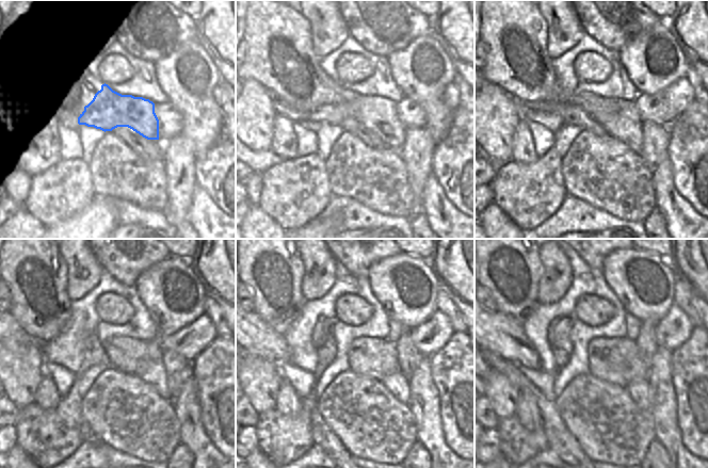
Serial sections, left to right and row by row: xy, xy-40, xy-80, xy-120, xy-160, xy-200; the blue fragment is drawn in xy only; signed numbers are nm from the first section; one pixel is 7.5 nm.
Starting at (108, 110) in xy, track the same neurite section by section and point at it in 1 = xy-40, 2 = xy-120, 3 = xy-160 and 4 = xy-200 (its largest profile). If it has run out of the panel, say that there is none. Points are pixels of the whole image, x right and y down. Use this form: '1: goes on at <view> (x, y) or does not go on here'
1: goes on at xy-40 (377, 114)
2: goes on at xy-120 (149, 369)
3: goes on at xy-160 (397, 384)
4: goes on at xy-200 (639, 390)

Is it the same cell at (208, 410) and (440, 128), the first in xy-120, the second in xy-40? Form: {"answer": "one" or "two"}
{"answer": "two"}

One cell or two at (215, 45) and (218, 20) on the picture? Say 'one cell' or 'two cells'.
one cell

